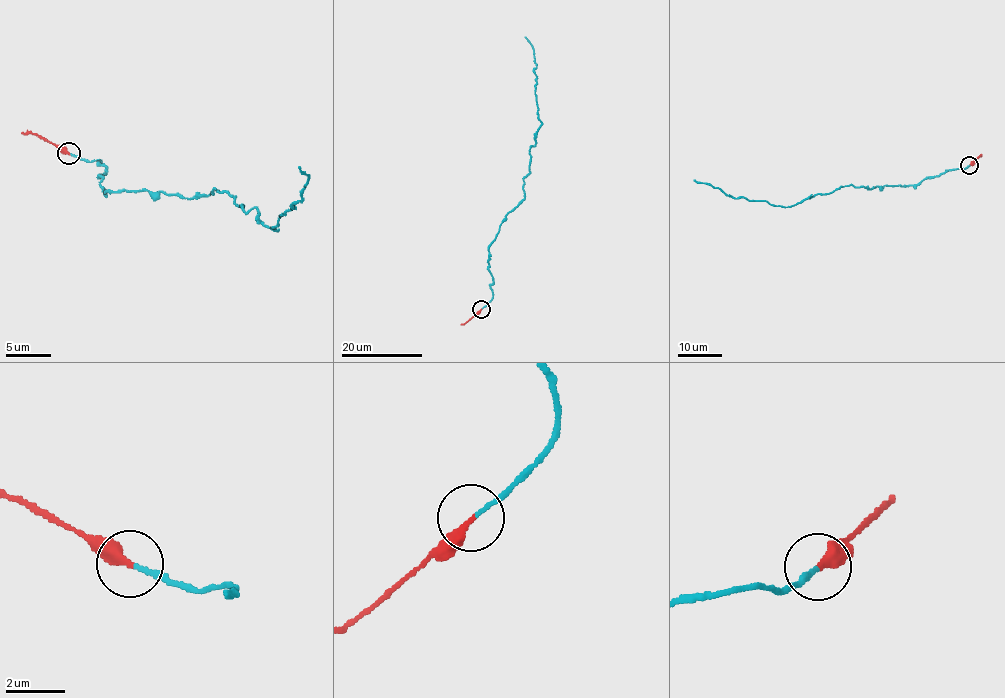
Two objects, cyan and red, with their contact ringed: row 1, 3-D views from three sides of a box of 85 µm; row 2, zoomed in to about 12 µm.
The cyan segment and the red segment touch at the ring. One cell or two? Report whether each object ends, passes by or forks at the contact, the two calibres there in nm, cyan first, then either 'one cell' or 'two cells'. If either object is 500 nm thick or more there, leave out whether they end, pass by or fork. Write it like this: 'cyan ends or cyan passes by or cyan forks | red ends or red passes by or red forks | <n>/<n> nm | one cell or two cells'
cyan ends | red ends | 130/360 nm | one cell

